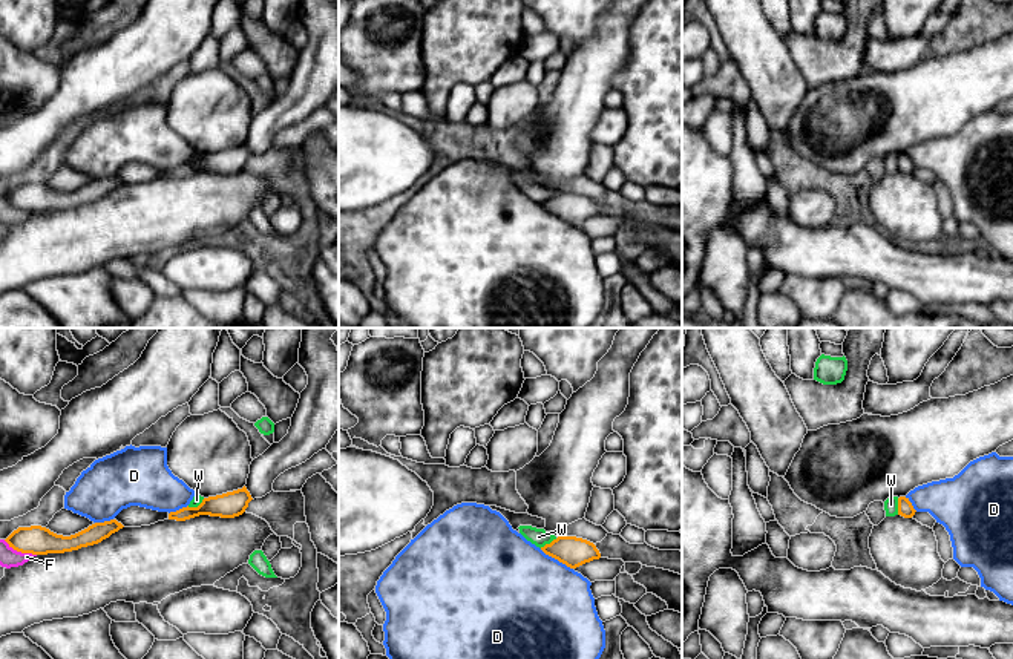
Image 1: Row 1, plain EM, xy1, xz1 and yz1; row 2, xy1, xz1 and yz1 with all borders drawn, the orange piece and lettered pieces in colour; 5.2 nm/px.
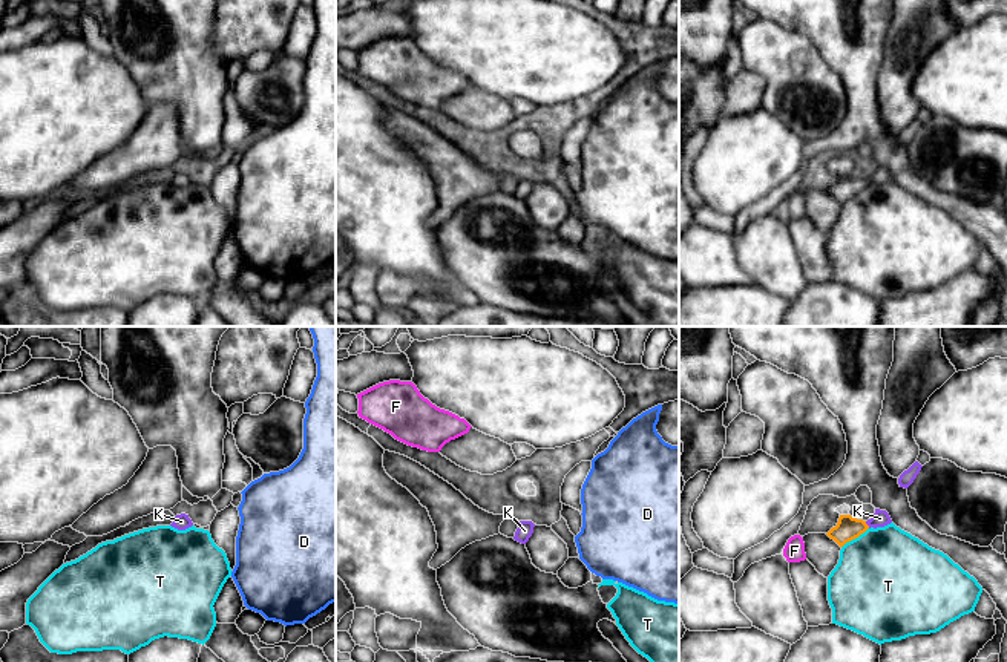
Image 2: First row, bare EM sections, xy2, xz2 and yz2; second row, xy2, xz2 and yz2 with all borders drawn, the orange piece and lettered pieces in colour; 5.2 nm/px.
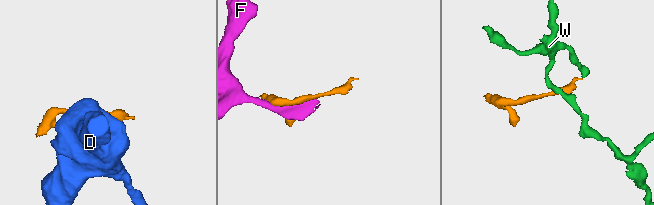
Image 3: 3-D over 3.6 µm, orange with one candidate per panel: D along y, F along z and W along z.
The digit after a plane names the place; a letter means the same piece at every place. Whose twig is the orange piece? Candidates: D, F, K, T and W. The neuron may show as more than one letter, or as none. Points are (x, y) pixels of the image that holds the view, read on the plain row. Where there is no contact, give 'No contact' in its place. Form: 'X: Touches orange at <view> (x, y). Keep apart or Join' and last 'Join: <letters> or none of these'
D: Touches orange at xz1 (557, 215). Keep apart
F: Touches orange at xy1 (20, 207). Keep apart
K: Touches orange at yz2 (866, 181). Join
T: Touches orange at yz2 (854, 195). Keep apart
W: Touches orange at xz1 (547, 201). Keep apart
Join: K

